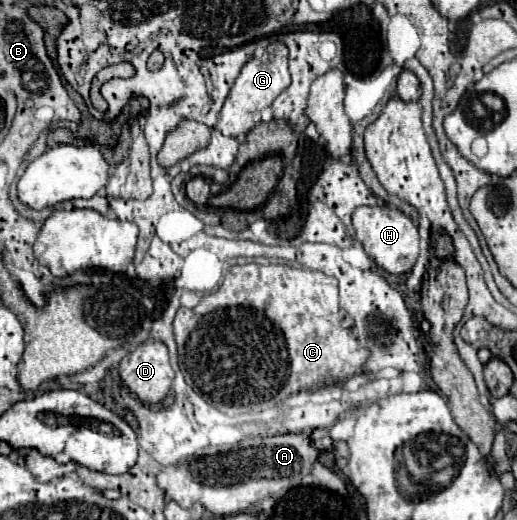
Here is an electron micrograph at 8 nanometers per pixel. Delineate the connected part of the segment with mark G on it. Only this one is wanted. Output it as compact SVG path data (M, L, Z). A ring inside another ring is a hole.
M272 41L264 55L260 59L250 59L234 87L230 89L230 95L226 97L226 103L218 115L218 129L224 133L224 135L230 135L230 137L244 137L252 127L256 127L260 123L260 111L268 105L274 103L274 99L290 85L290 71L288 71L288 49L282 41Z

